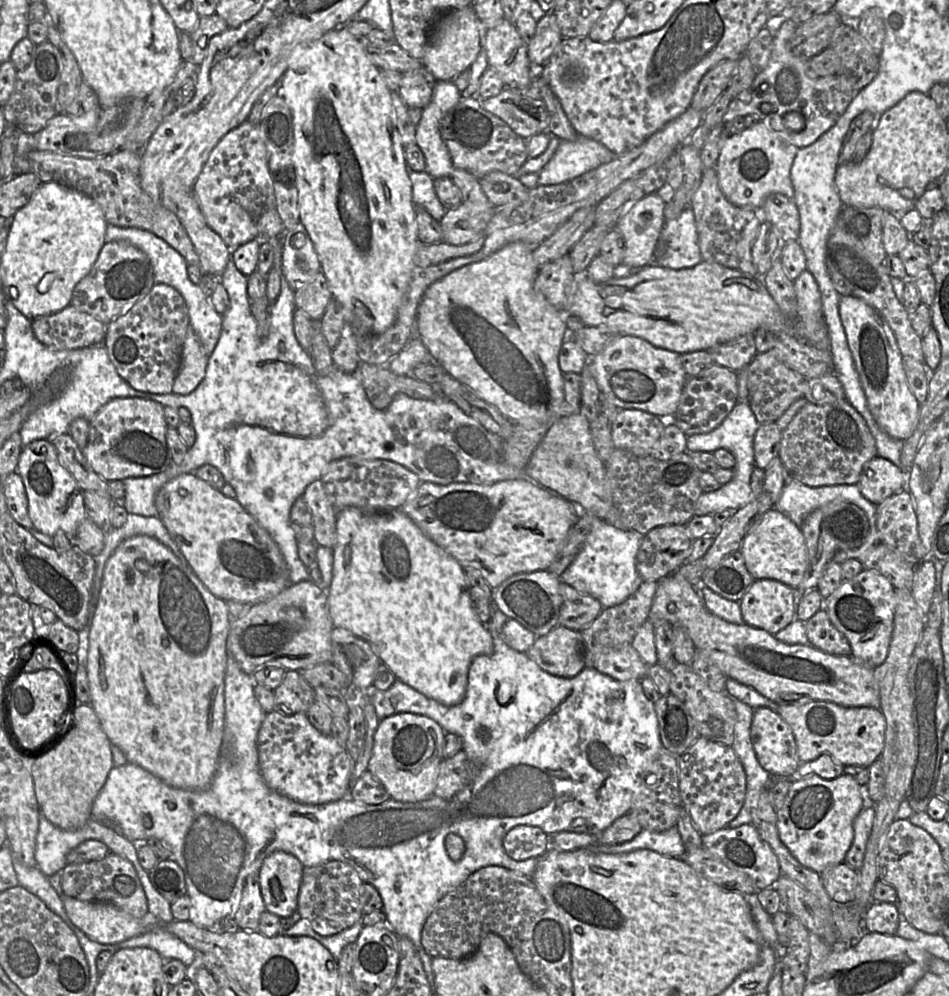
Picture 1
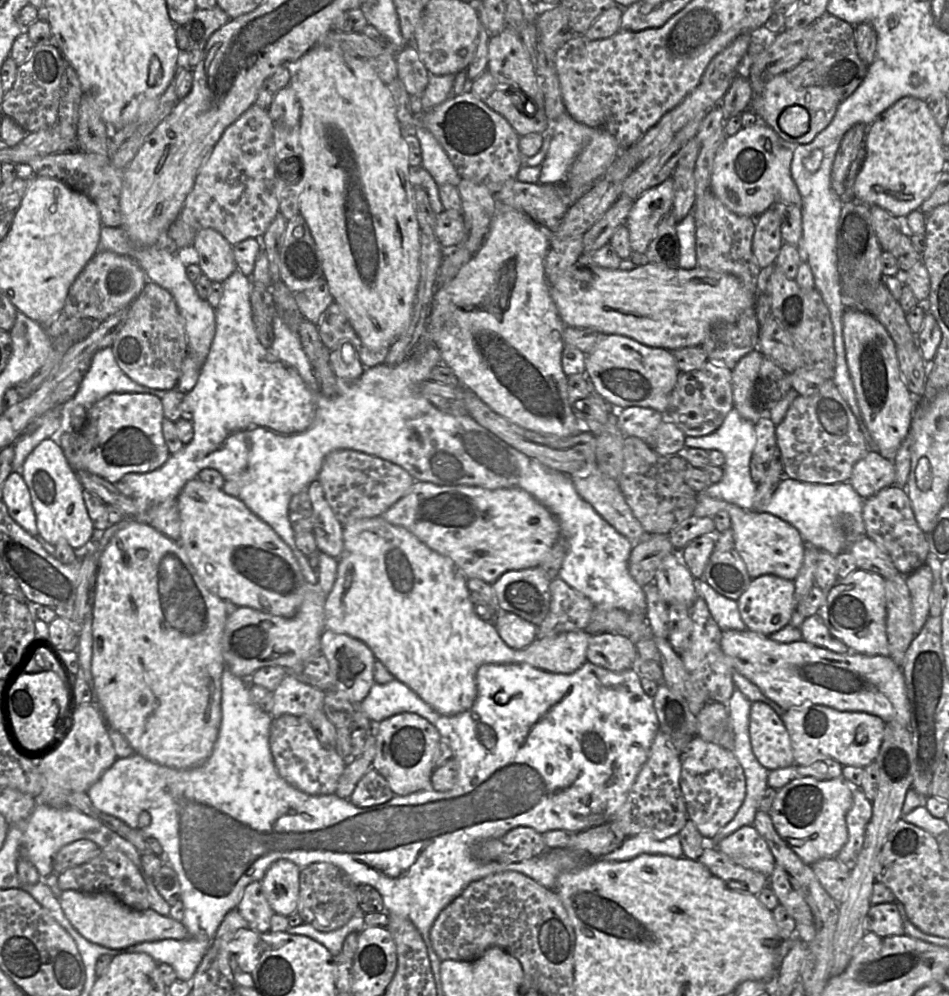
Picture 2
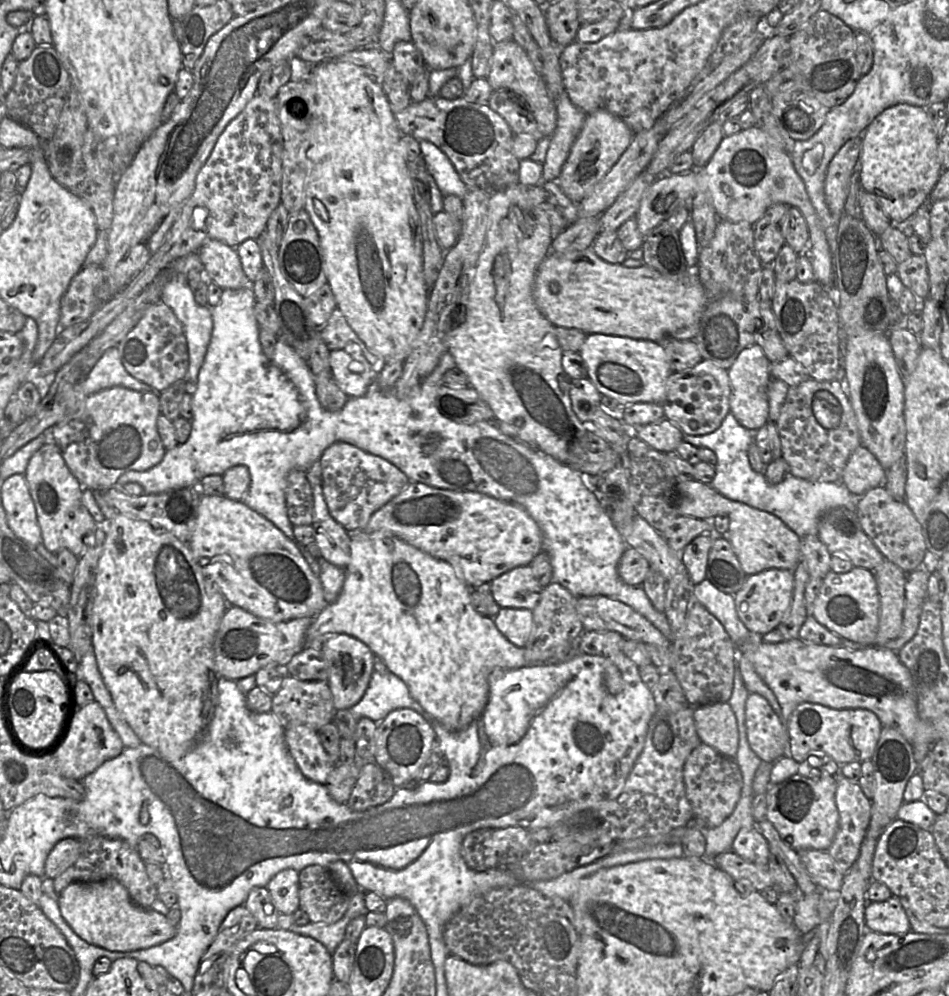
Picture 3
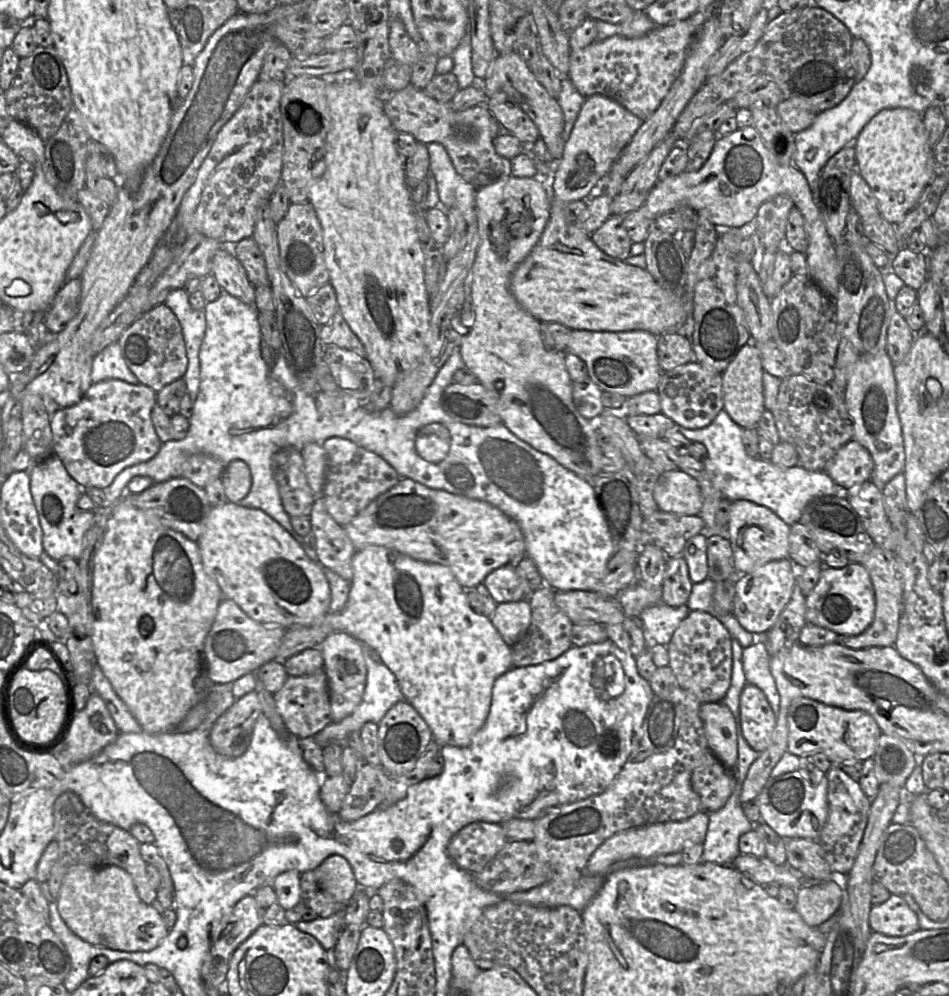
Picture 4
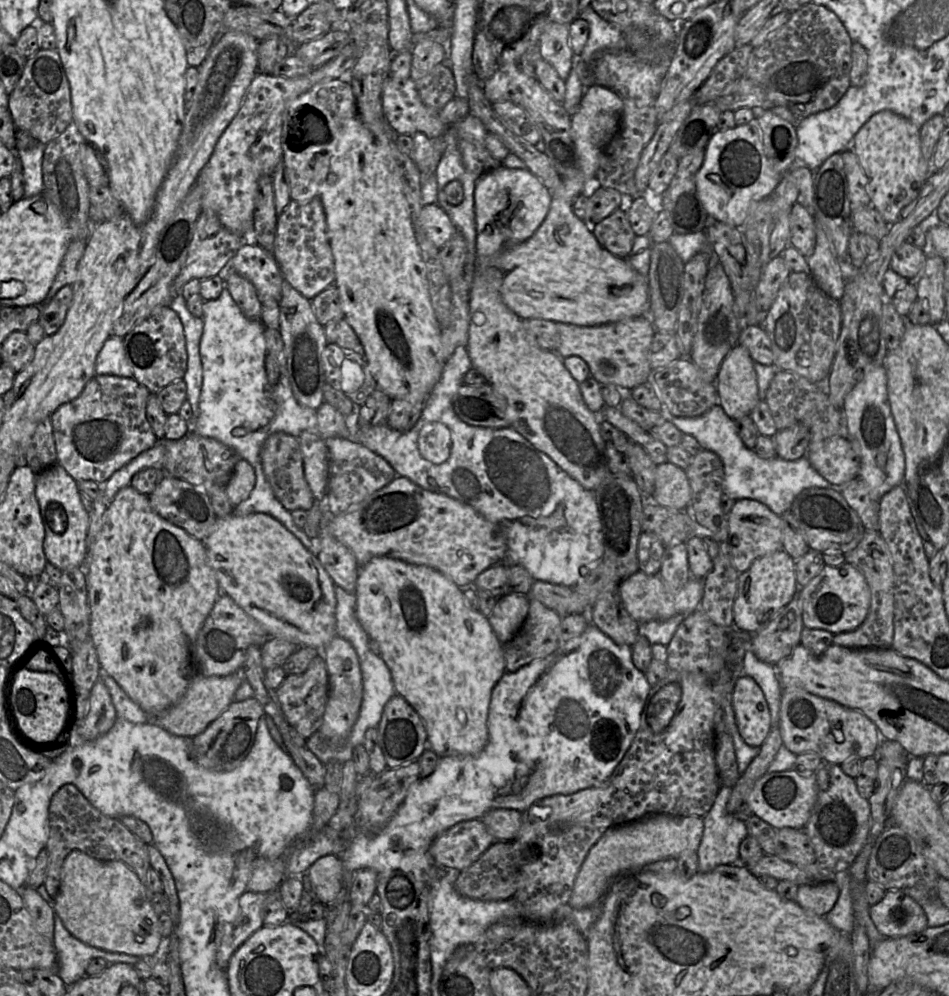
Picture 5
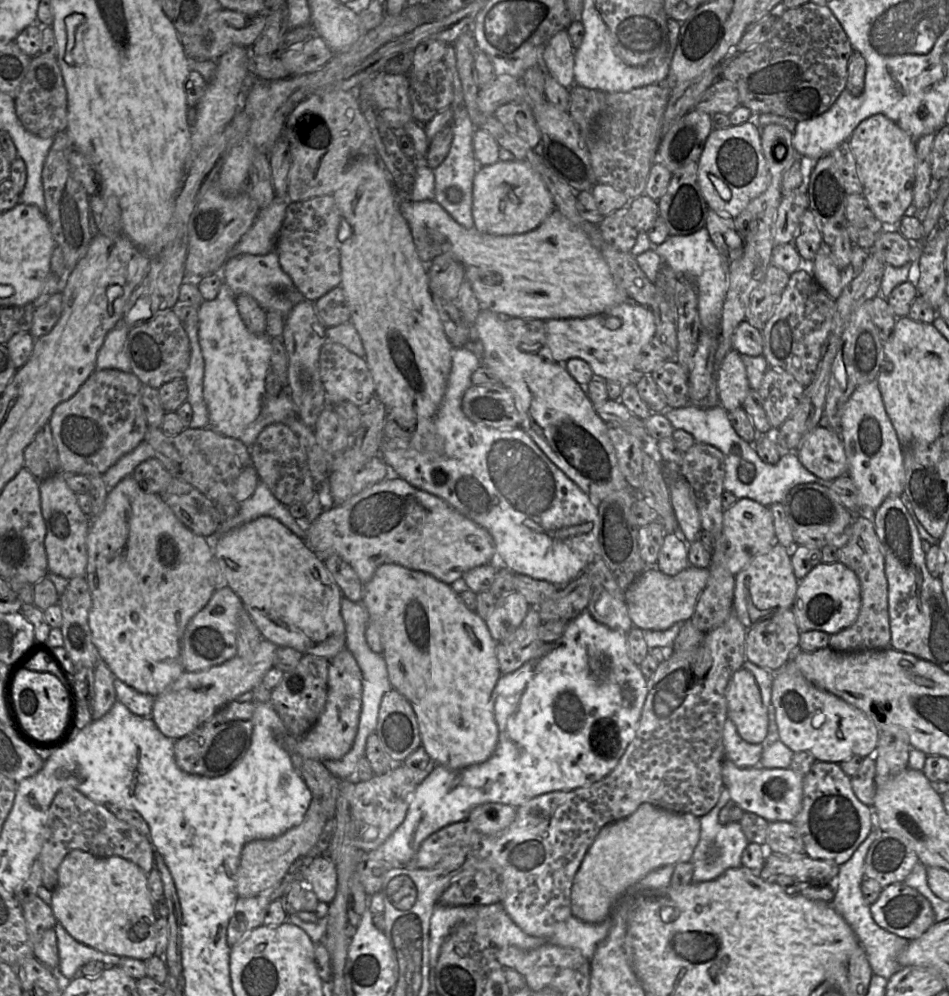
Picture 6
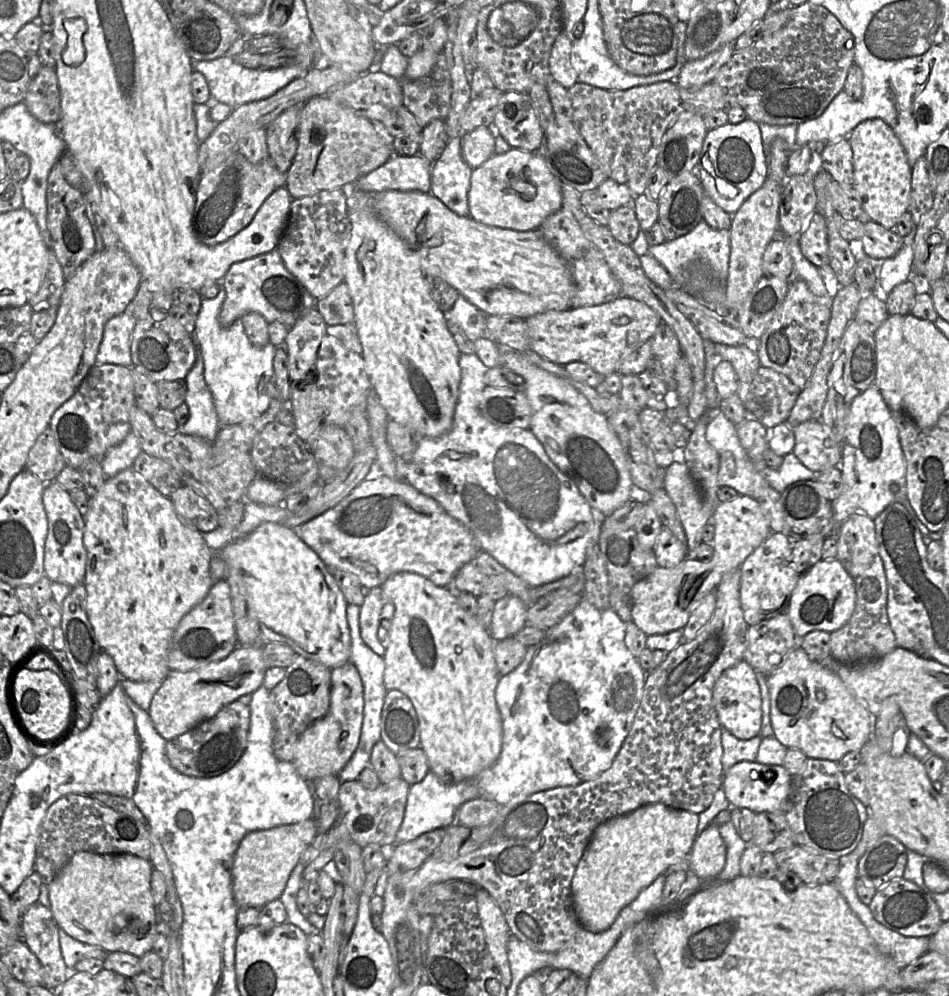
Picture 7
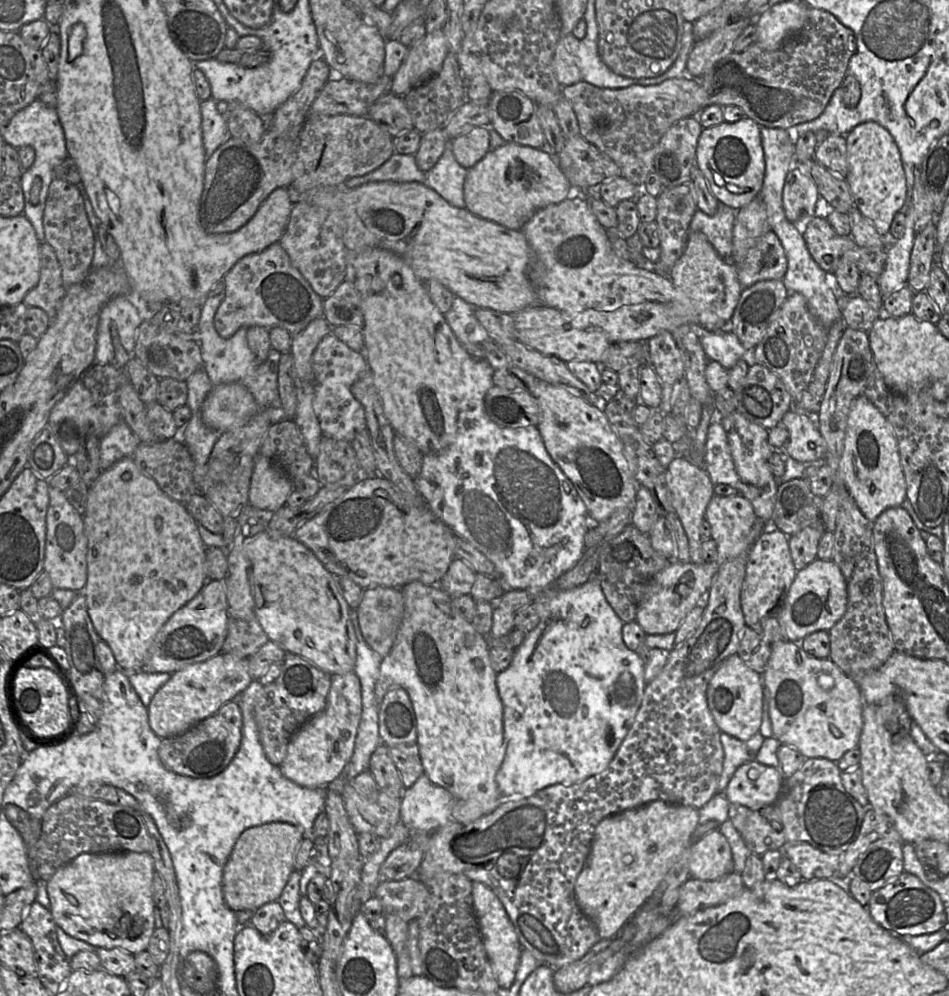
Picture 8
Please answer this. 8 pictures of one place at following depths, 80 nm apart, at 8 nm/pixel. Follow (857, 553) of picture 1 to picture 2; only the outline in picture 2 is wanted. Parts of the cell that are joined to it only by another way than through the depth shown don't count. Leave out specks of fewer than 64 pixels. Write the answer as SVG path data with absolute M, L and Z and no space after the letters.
M783 477L763 512L773 514L795 527L803 541L832 556L848 551L849 544L839 523L844 512L862 513L864 500L849 482L814 484Z

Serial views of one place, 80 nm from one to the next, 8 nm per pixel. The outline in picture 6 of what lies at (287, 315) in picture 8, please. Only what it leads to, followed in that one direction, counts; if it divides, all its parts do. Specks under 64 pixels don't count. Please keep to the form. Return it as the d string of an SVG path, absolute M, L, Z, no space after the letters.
M275 250L265 255L242 254L228 258L221 270L221 278L235 297L248 294L266 312L277 311L284 317L304 299L291 278L282 270Z

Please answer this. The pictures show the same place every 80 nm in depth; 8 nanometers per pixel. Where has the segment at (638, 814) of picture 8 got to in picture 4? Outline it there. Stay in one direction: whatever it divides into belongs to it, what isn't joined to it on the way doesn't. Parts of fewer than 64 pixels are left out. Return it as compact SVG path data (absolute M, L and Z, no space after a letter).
M702 811L683 821L648 824L625 830L608 838L590 856L585 875L606 876L610 866L630 858L651 858L659 855L682 852L689 844L704 844L709 824L709 813Z

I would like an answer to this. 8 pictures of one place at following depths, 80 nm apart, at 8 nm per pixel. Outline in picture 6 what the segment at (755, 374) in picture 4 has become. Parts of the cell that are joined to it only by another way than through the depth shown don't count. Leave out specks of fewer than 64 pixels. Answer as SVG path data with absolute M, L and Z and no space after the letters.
M731 349L723 359L718 371L720 405L727 412L743 407L750 389L741 354L737 350Z

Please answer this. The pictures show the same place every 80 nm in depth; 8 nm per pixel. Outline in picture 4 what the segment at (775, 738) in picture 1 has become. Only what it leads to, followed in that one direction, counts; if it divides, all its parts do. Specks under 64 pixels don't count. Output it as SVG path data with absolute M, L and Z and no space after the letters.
M747 683L740 697L740 723L749 746L764 752L773 741L777 717L761 689Z

